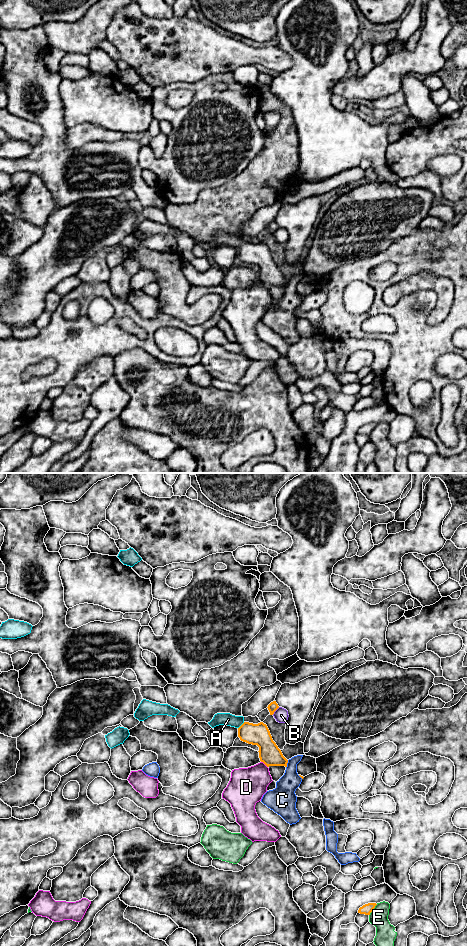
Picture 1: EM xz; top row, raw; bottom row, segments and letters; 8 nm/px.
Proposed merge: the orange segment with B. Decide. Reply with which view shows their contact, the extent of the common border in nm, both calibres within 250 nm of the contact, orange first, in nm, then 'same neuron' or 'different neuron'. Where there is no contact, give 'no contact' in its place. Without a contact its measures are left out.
xz | 90 nm | 80/110 nm | different neuron

